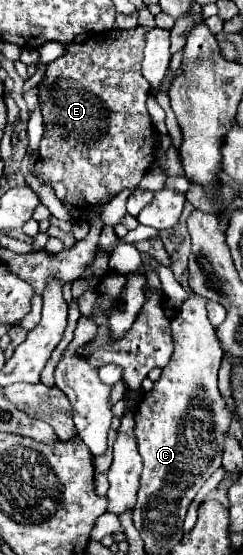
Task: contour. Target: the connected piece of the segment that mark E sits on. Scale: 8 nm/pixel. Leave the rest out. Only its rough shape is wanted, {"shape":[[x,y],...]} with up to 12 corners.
{"shape":[[146,28],[68,46],[40,82],[64,208],[134,192],[160,134]]}

